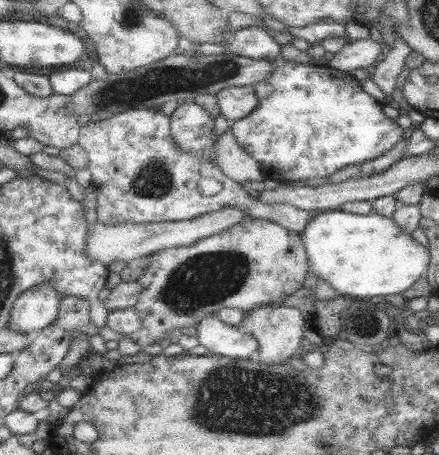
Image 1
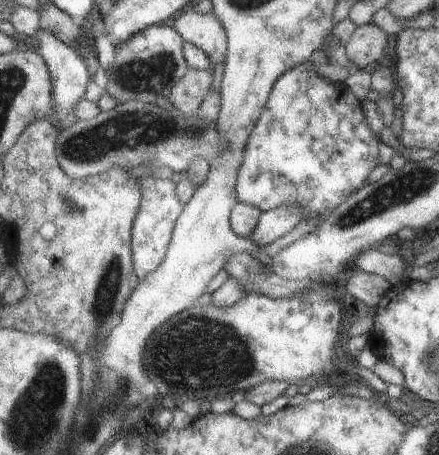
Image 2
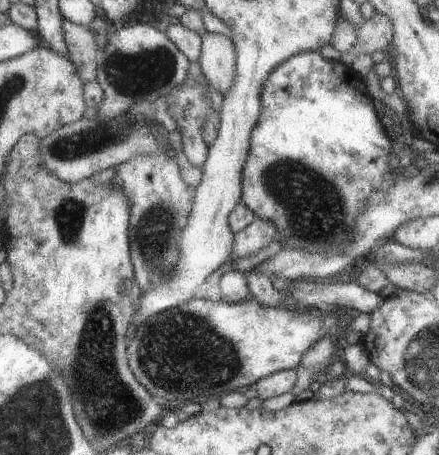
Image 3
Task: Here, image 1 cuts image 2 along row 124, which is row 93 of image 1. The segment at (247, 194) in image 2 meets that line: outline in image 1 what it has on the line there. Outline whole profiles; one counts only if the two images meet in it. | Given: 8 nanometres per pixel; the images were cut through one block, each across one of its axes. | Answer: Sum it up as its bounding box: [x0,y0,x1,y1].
[229,58,407,184]

